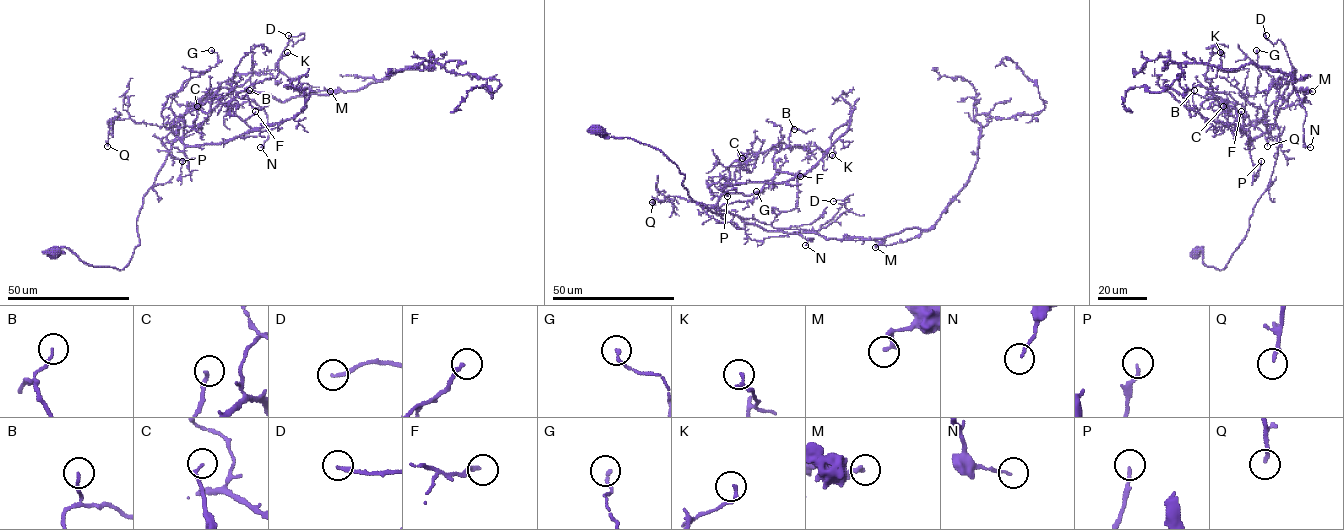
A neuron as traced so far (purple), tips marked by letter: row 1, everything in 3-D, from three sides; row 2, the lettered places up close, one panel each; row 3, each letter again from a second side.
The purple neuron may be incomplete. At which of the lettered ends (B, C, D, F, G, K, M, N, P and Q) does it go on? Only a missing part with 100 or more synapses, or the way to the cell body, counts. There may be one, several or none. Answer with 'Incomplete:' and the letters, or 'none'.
Incomplete: none

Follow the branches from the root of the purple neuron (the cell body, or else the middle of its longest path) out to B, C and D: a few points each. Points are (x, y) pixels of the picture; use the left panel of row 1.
B: (54, 251), (122, 269), (173, 128), (187, 145), (245, 134), (228, 103), (249, 90)
C: (54, 251), (68, 247), (94, 266), (127, 264), (173, 128), (181, 138), (197, 106)
D: (54, 251), (122, 269), (176, 122), (222, 82), (274, 70), (304, 38), (288, 35)

